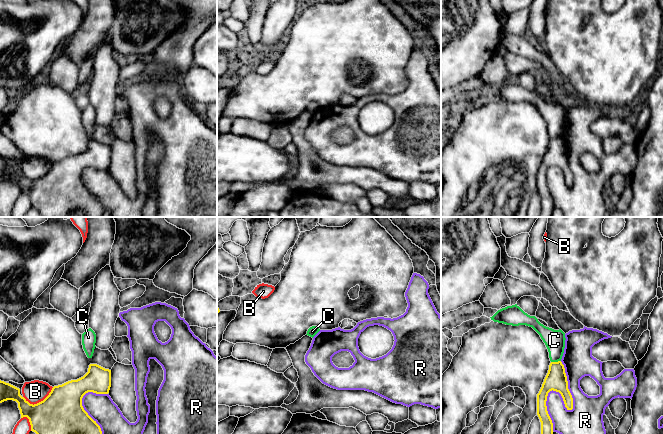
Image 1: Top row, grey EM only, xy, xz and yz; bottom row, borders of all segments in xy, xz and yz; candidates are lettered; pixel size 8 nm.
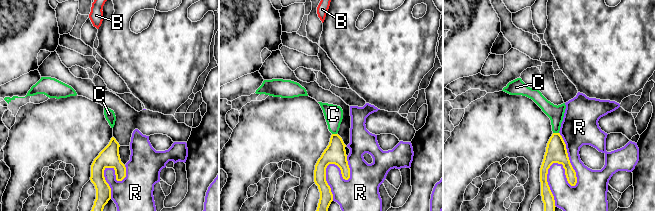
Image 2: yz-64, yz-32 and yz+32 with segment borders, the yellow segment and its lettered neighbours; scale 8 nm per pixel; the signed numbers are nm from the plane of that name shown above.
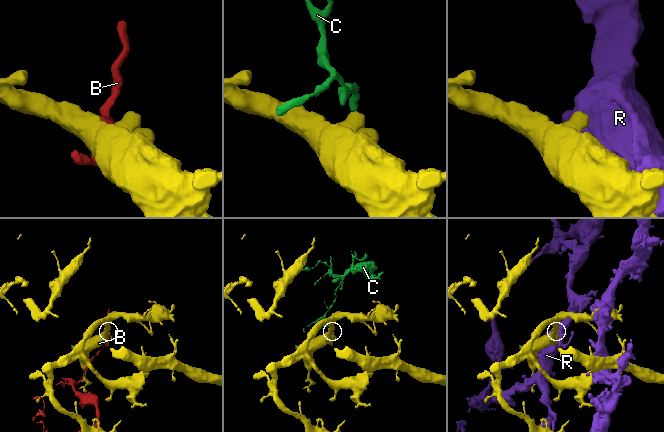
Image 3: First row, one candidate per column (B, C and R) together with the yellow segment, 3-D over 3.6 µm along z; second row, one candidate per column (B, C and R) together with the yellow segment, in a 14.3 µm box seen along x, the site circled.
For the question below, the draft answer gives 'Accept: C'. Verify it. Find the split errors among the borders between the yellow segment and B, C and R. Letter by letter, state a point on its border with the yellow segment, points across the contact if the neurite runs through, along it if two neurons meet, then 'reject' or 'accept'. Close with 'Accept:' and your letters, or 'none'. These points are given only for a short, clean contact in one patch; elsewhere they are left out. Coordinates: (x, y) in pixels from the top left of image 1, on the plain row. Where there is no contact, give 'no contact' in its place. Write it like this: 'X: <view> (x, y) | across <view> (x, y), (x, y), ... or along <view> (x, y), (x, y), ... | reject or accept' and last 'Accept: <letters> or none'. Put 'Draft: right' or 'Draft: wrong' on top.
Draft: wrong
B: xy (39, 178) | reject
C: yz (555, 138) | along yz (560, 136), (551, 138) | reject
R: yz (564, 178) | reject
Accept: none

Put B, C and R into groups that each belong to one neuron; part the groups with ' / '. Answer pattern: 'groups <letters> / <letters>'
groups B / C / R

